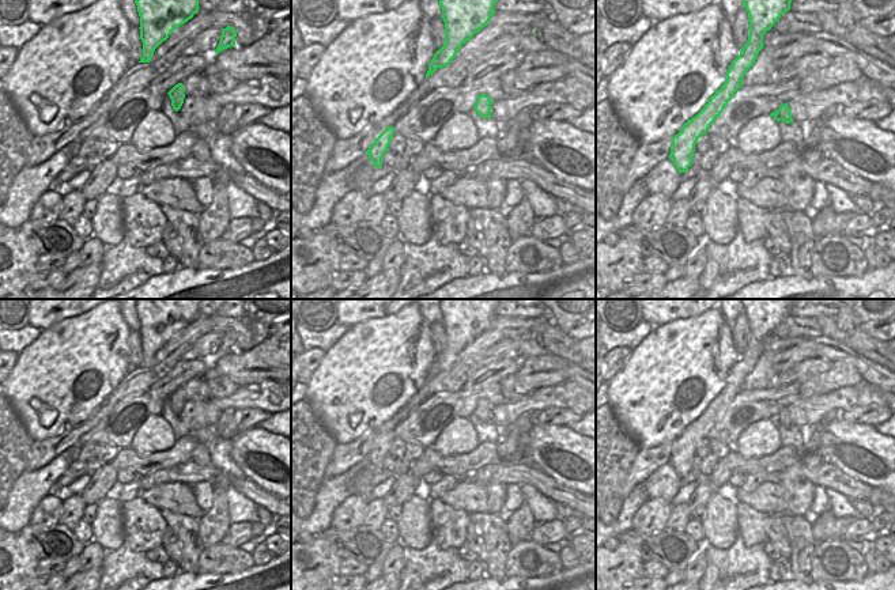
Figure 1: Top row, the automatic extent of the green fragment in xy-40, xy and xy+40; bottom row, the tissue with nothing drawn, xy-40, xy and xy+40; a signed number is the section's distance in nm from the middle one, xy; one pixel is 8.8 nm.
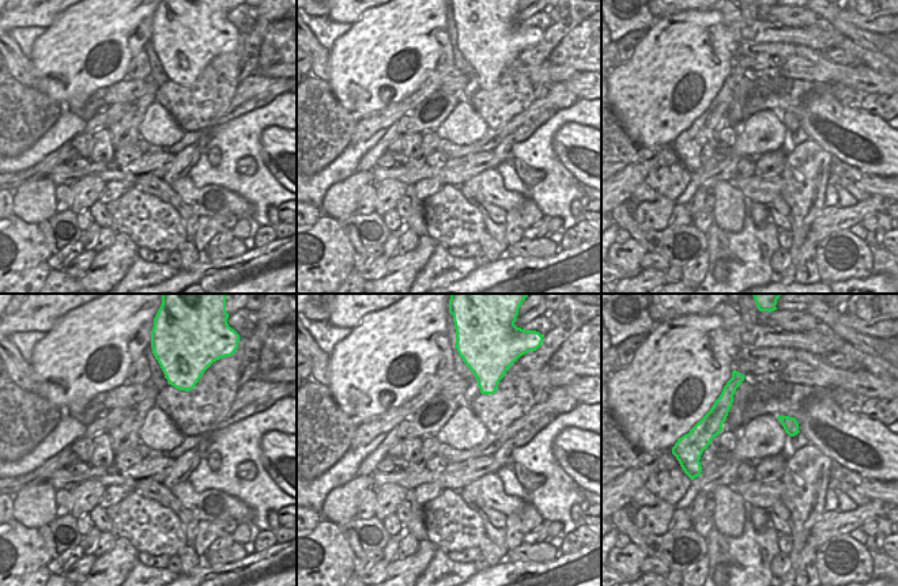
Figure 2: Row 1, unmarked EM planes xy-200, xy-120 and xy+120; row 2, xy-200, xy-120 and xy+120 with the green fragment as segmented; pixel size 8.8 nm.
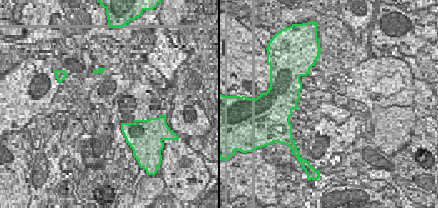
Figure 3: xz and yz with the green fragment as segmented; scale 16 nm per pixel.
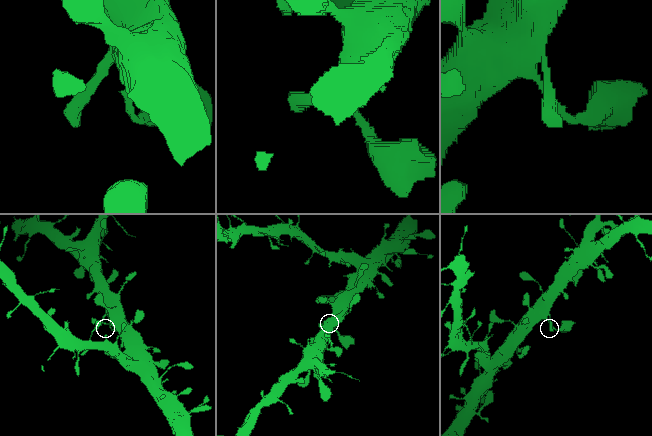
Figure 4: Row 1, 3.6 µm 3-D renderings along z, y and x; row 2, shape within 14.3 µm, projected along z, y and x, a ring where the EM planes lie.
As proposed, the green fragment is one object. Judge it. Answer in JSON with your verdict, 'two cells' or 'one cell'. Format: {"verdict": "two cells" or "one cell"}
{"verdict": "one cell"}

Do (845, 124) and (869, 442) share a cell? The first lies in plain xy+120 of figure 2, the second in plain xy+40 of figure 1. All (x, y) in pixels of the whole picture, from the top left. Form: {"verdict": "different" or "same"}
{"verdict": "same"}

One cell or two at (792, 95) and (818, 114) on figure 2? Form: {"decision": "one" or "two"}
{"decision": "two"}

